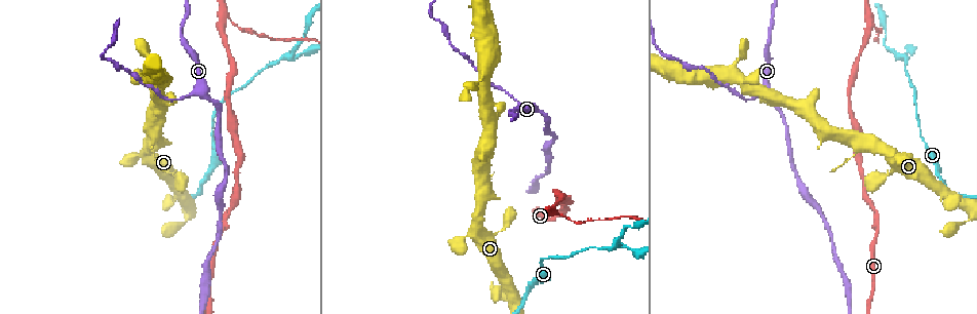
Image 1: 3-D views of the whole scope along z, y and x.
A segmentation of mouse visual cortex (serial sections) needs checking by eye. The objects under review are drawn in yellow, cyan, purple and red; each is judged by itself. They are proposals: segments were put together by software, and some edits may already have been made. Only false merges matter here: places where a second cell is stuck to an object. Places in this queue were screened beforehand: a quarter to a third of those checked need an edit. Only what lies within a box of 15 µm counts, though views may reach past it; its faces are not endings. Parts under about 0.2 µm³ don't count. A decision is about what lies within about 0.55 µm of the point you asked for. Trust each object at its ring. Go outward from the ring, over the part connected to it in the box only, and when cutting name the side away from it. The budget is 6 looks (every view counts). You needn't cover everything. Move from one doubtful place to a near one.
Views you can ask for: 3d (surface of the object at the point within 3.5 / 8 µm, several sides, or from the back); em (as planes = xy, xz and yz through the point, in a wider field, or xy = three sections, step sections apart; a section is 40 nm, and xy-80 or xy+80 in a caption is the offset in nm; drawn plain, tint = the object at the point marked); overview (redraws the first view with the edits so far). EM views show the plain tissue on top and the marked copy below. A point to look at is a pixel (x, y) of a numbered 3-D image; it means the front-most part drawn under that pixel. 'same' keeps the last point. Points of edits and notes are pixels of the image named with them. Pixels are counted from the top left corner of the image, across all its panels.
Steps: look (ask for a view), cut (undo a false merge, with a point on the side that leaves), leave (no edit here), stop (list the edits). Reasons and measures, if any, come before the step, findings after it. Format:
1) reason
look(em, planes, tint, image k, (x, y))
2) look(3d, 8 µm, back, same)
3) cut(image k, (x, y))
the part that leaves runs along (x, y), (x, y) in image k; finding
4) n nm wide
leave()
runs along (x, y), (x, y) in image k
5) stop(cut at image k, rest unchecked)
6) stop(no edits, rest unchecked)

two arms in line, one across
look(3d, 3.5 µm, image 1, (615, 246))

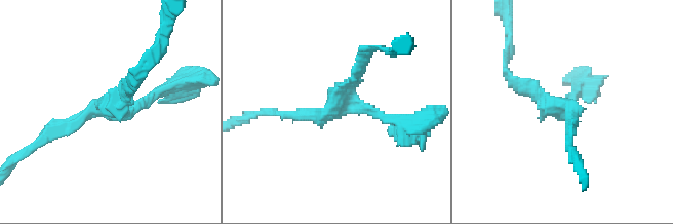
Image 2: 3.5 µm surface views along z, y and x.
3 arms; arms of 150, 150, 150 nm; now the EM
look(em, xy, step 5, tint, image 2, (563, 103))

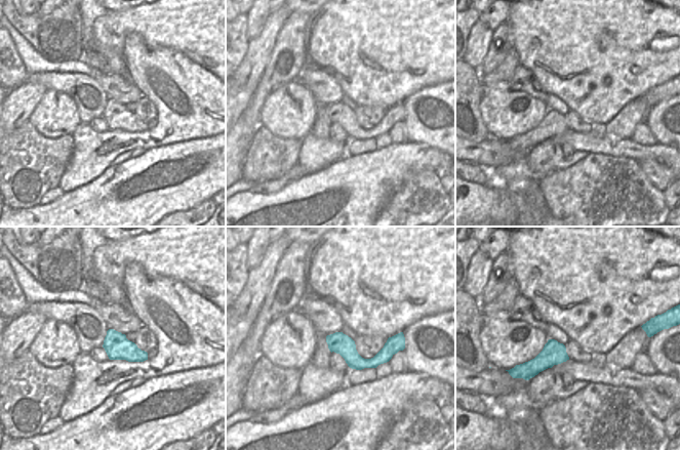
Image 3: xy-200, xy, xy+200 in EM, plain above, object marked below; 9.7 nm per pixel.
leave()
runs along (328, 338), (358, 362), (394, 350) in image 3; all the same cell

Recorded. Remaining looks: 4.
a fork
look(3d, 3.5 µm, image 1, (868, 16))

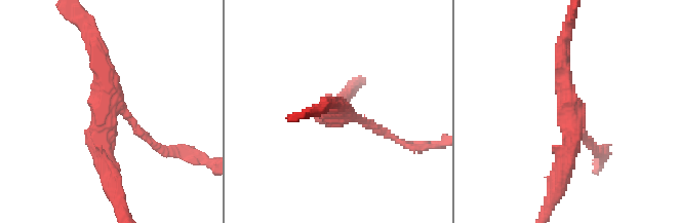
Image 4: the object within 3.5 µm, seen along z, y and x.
3 arms; arms of 150, 250, 250 nm; shape alone is not enough
look(em, xy, step 3, tint, image 4, (571, 112))

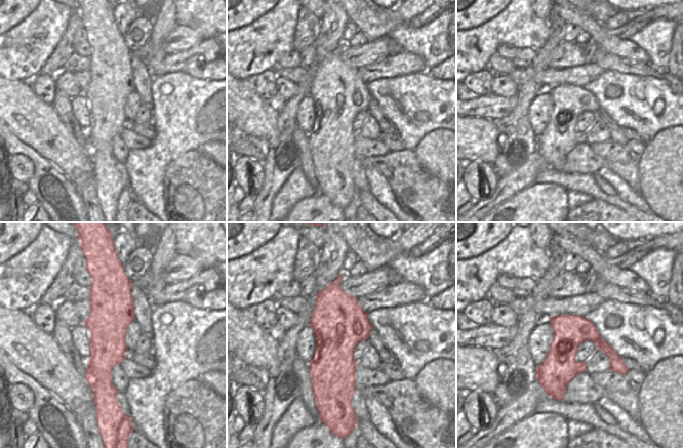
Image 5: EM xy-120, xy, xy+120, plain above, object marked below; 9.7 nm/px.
500 nm wide
leave()
runs along (110, 178), (110, 108), (157, 146) in image 4; continuous, no second cell

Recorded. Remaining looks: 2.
calibre changes
look(3d, 8 µm, image 1, (193, 92))

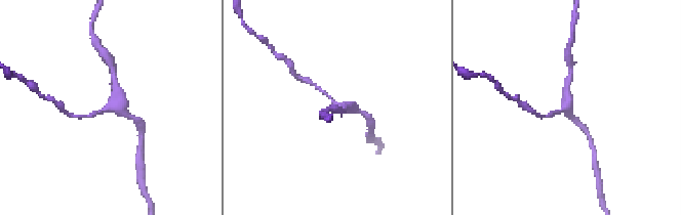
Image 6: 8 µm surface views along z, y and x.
arms of 150, 300 nm; shape alone is not enough
look(em, planes, tint, image 6, (337, 103))

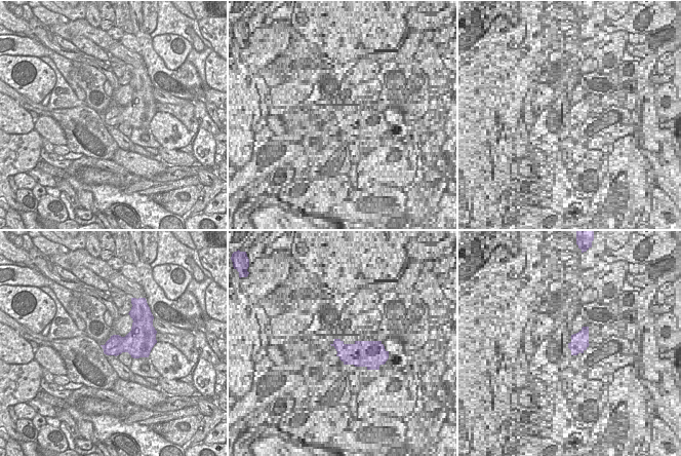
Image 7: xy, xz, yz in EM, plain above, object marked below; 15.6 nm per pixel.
leave()
runs along (115, 85), (118, 99), (83, 116) in image 6; one cell here

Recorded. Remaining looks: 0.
stop(no edits, rest unchecked)

